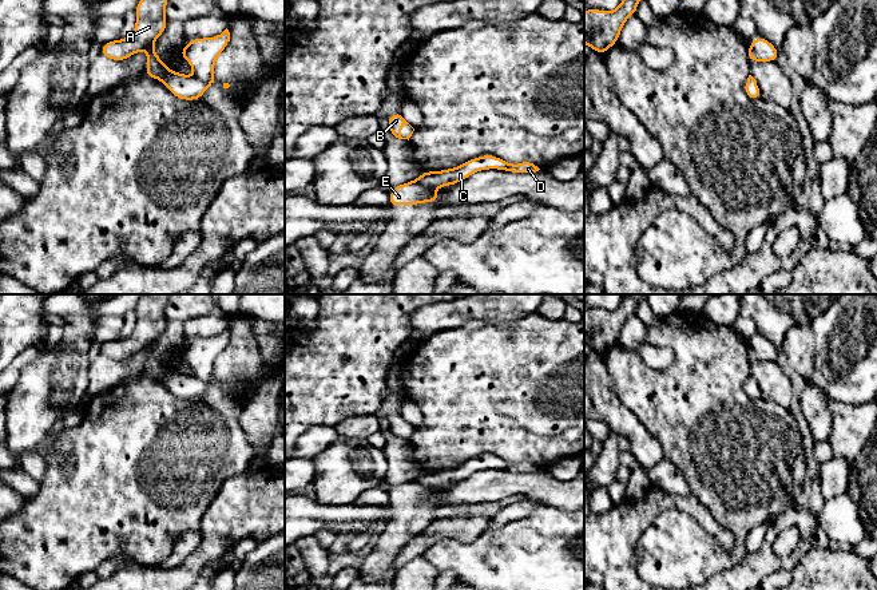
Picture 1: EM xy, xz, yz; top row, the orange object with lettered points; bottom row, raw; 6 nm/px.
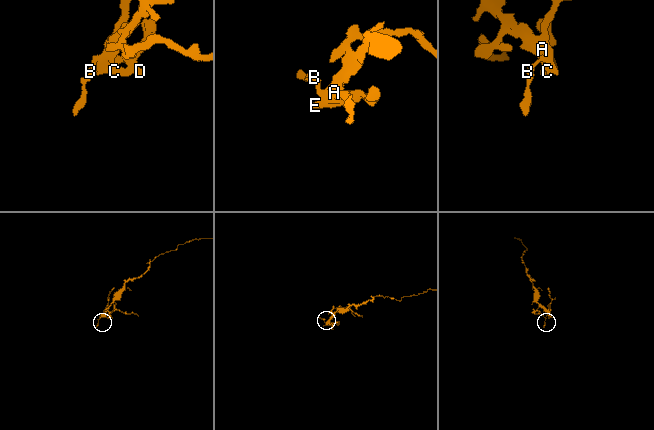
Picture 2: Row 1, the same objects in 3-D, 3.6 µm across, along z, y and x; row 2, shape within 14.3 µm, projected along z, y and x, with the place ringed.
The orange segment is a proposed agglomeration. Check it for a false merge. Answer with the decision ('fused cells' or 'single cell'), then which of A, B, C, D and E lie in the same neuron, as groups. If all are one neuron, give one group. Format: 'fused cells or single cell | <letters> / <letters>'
single cell | A B C D E

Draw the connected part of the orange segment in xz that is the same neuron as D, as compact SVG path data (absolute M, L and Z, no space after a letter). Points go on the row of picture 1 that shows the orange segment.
M487 154L469 159L455 169L424 171L416 181L393 187L389 193L389 206L437 202L440 199L440 194L433 190L434 187L456 185L471 177L473 173L488 169L509 171L513 174L536 173L540 170L529 162L513 165L501 158Z

